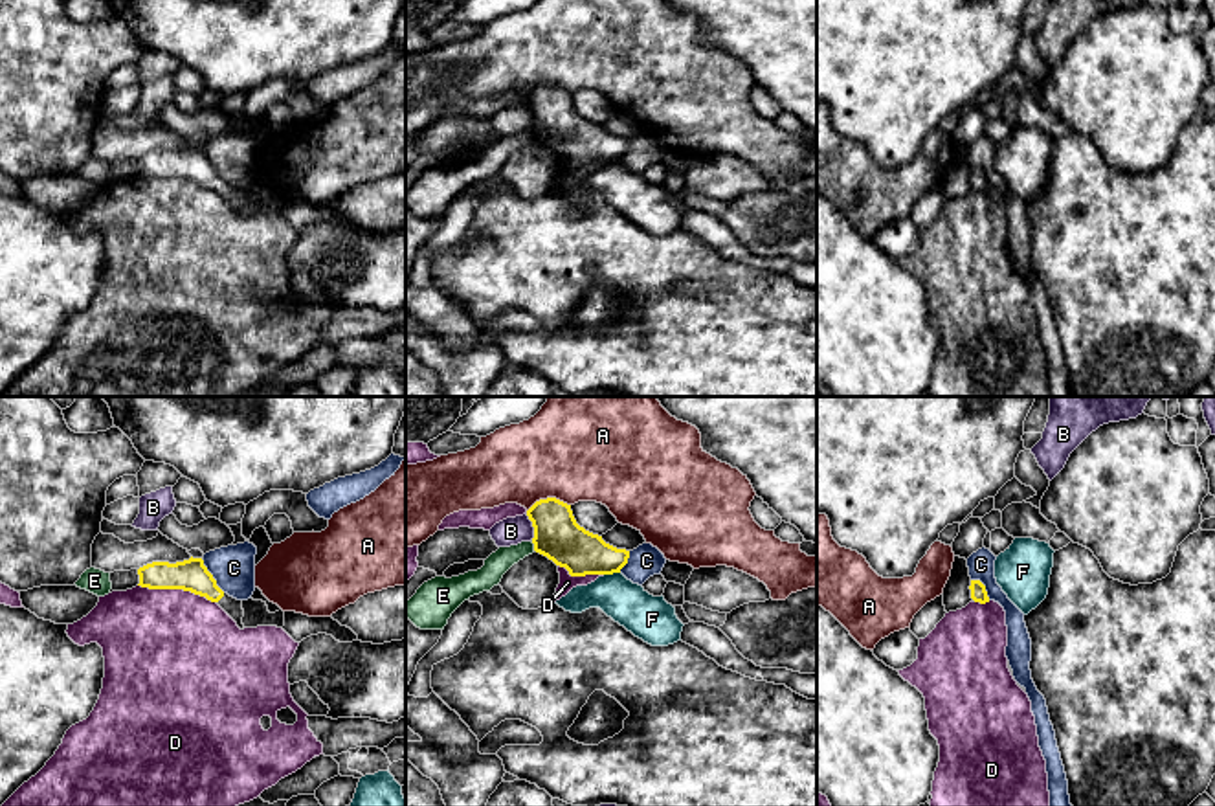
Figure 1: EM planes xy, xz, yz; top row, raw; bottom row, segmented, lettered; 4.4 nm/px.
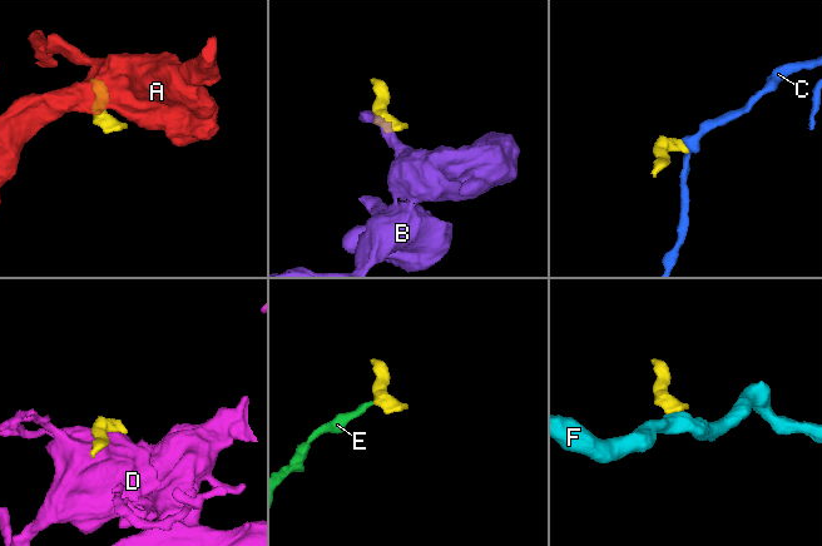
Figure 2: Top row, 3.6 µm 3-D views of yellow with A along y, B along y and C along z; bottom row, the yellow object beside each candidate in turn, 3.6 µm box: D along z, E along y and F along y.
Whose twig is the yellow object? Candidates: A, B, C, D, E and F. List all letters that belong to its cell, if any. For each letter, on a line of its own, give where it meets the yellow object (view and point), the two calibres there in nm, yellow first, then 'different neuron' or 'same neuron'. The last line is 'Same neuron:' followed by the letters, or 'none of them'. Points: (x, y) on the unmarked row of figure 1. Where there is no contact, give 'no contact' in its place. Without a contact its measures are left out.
A: contact xz (547, 87); calibres 200 and 400 nm; different neuron
B: contact xz (533, 114); calibres 200 and 120 nm; different neuron
C: contact xy (211, 164); calibres 140 and 190 nm; different neuron
D: contact xy (177, 177); calibres 140 and 500 nm; different neuron
E: contact xz (535, 134); calibres 200 and 100 nm; different neuron
F: contact xz (612, 162); calibres 200 and 200 nm; different neuron
Same neuron: none of them

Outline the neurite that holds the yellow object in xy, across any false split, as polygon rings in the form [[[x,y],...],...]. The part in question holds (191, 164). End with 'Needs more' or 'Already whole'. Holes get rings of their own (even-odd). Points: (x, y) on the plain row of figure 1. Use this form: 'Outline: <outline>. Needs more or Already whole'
Outline: [[[189,147],[184,151],[152,151],[138,158],[141,176],[149,178],[184,178],[217,191],[240,218],[244,218],[242,189],[224,182],[213,163],[204,154],[202,147]]]. Needs more

